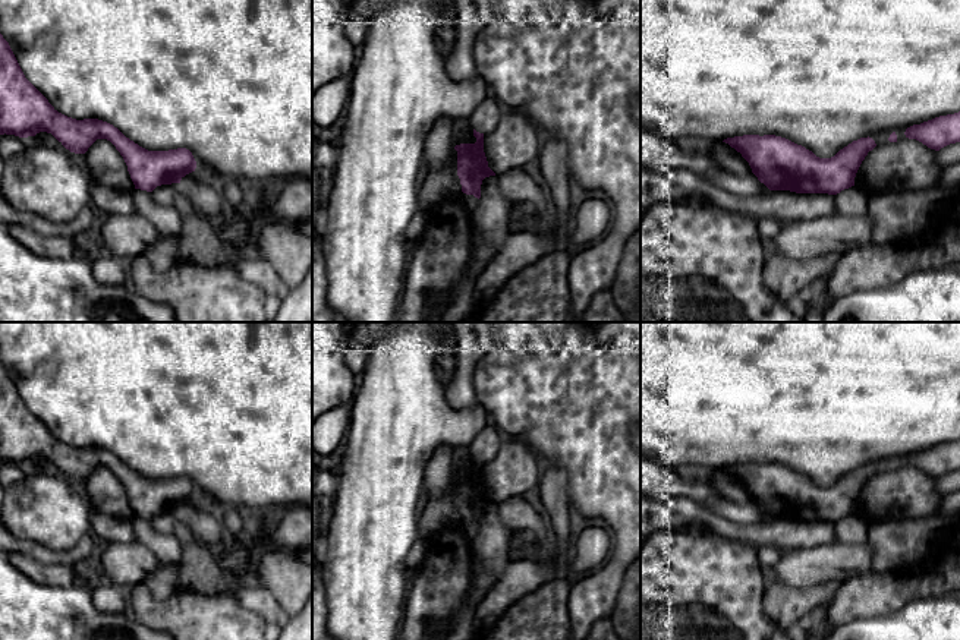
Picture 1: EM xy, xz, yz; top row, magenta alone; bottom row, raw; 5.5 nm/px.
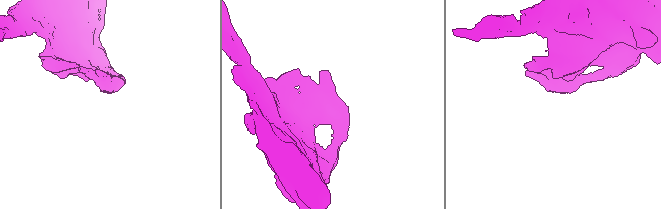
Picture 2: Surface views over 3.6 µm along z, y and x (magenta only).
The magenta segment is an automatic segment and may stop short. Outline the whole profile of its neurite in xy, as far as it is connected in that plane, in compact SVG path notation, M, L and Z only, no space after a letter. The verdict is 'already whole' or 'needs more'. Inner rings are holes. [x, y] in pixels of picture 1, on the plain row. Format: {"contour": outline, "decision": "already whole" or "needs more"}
{"contour": "M0 362L0 463L19 466L51 461L66 477L85 482L97 467L110 469L123 485L135 517L180 511L195 499L196 489L186 476L148 479L113 453L98 447L76 448L59 441L25 406L9 371Z", "decision": "already whole"}

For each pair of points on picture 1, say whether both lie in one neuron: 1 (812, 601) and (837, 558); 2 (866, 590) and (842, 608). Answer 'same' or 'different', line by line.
1: different
2: same

